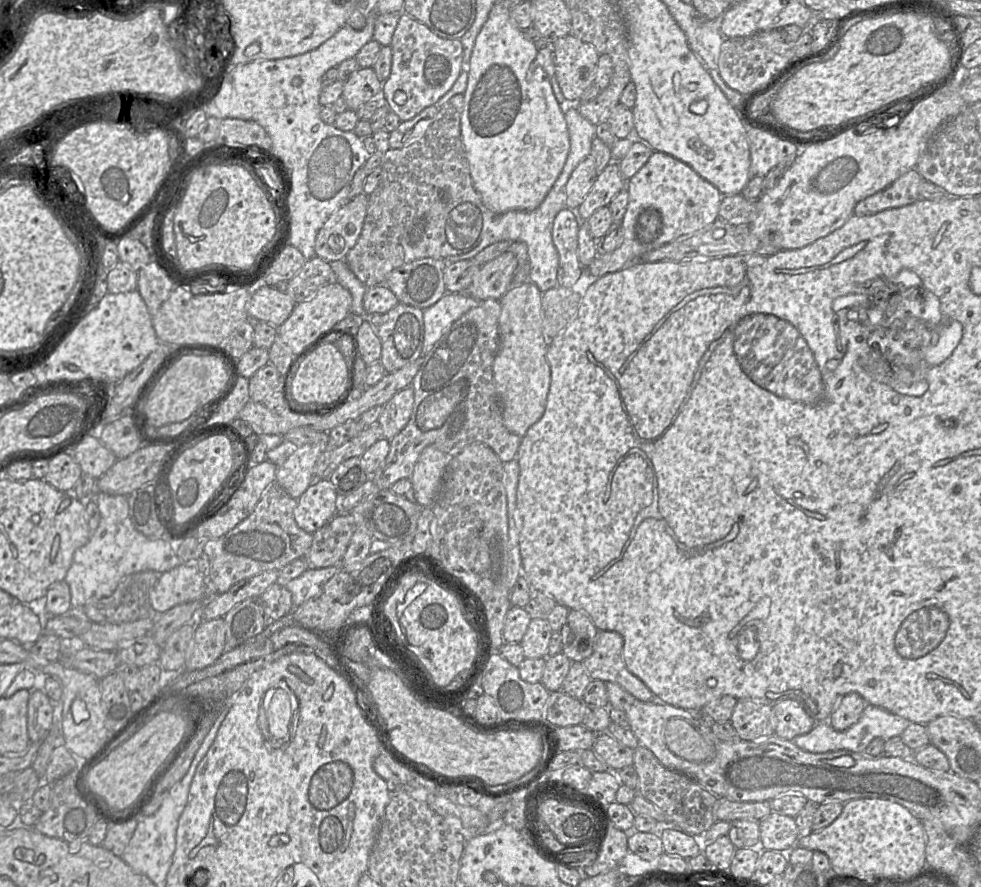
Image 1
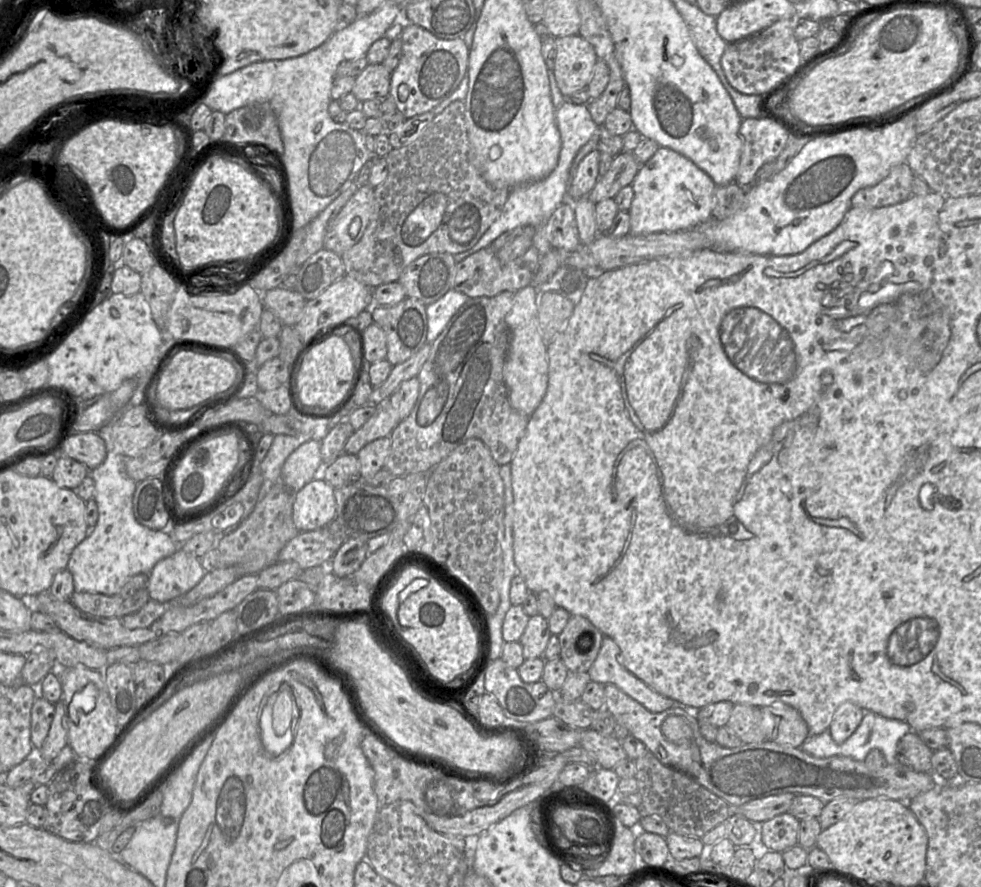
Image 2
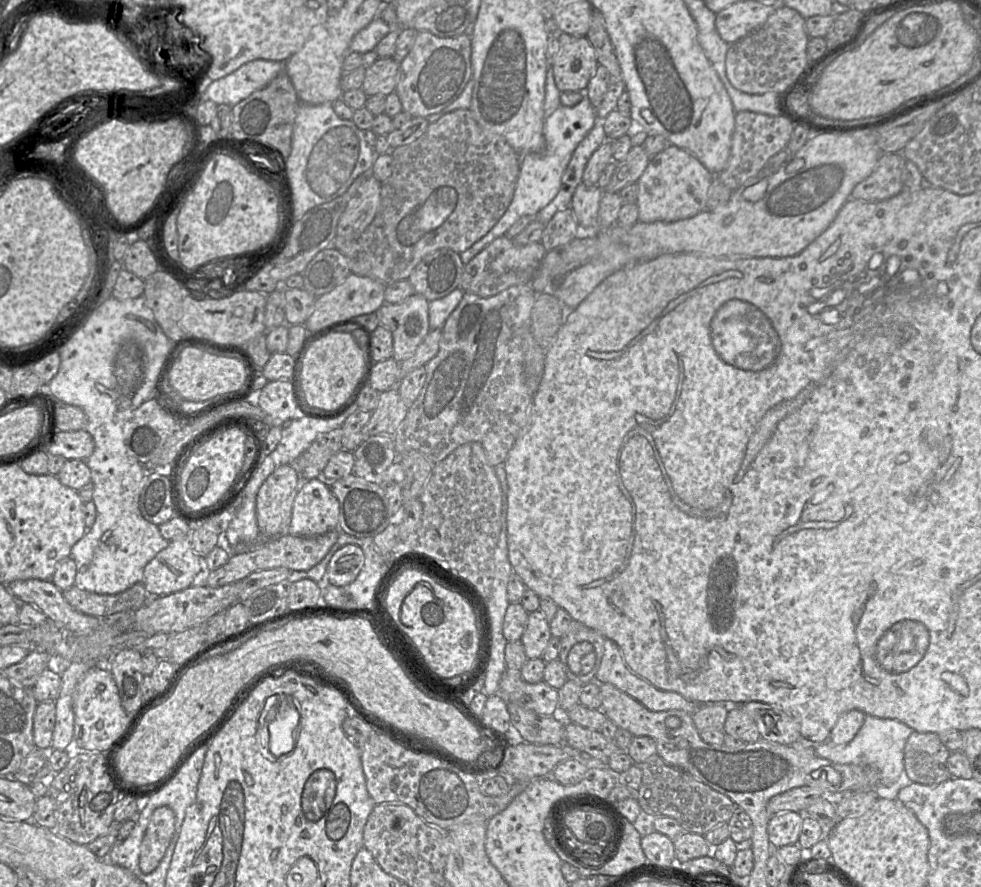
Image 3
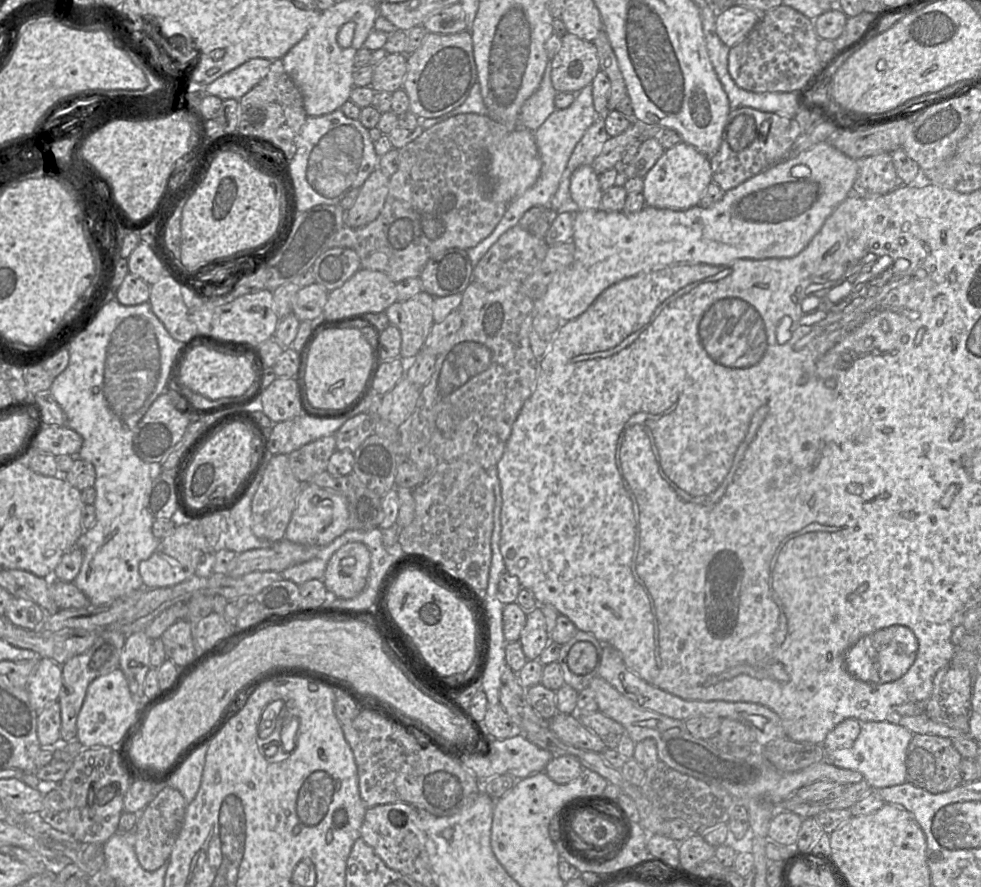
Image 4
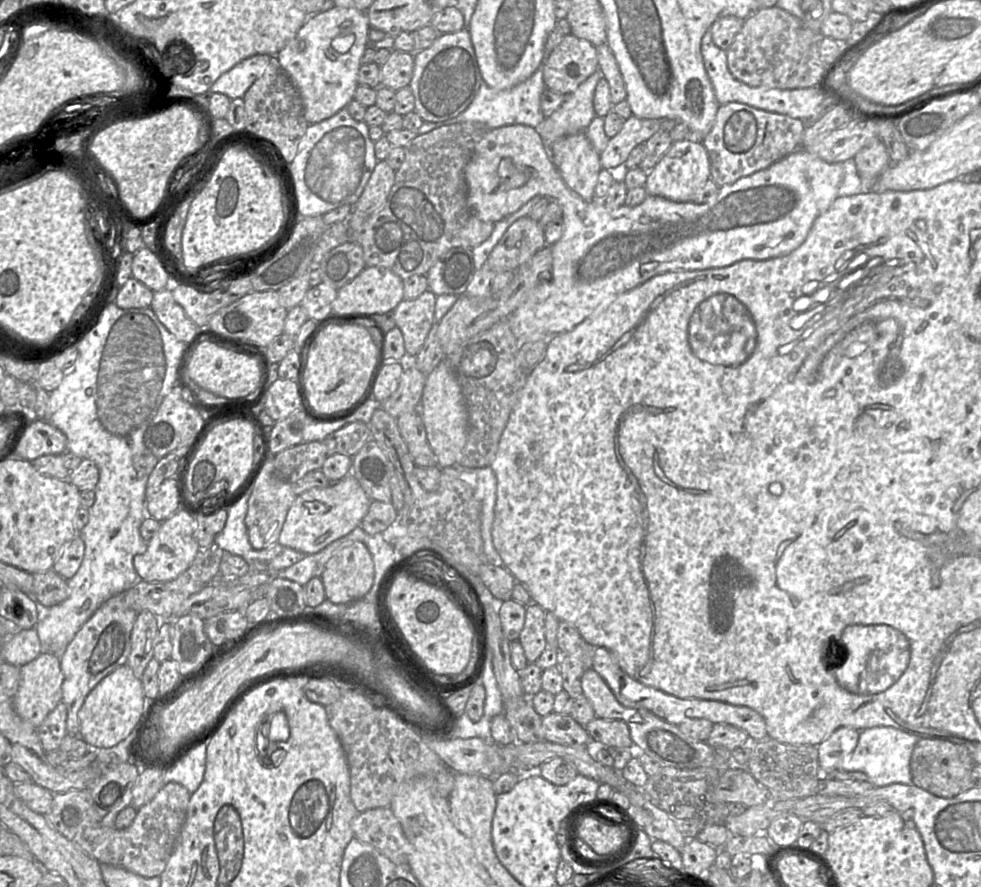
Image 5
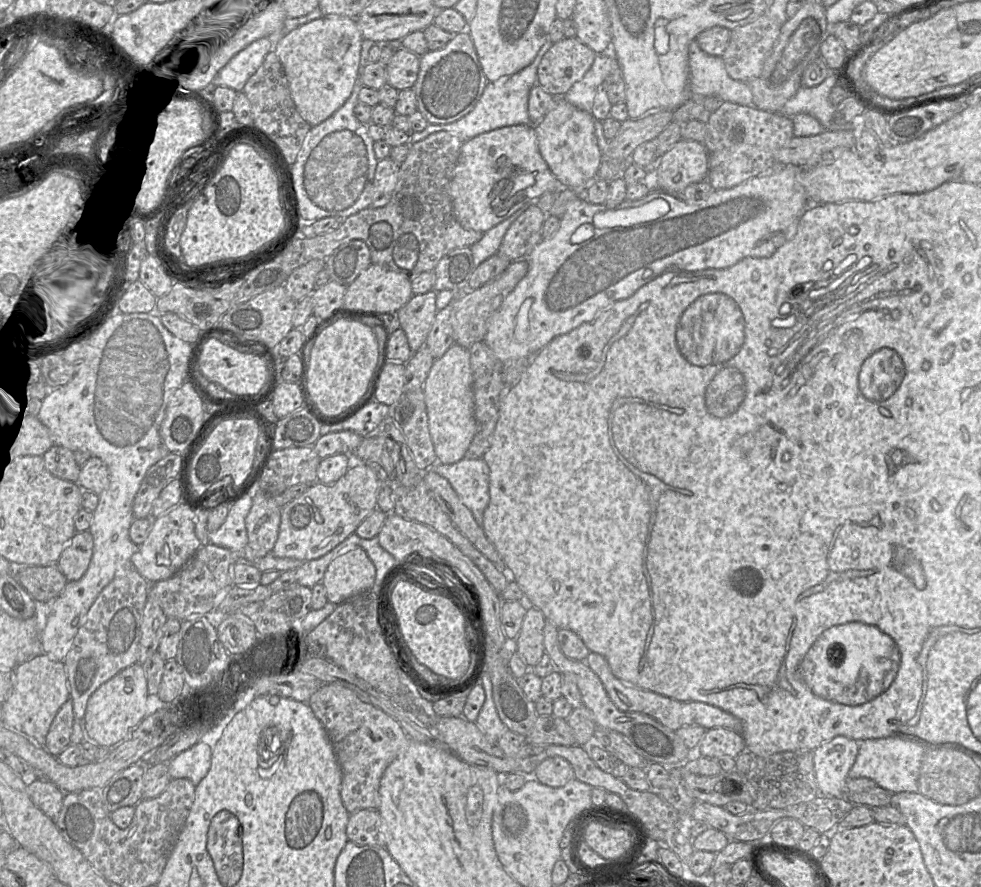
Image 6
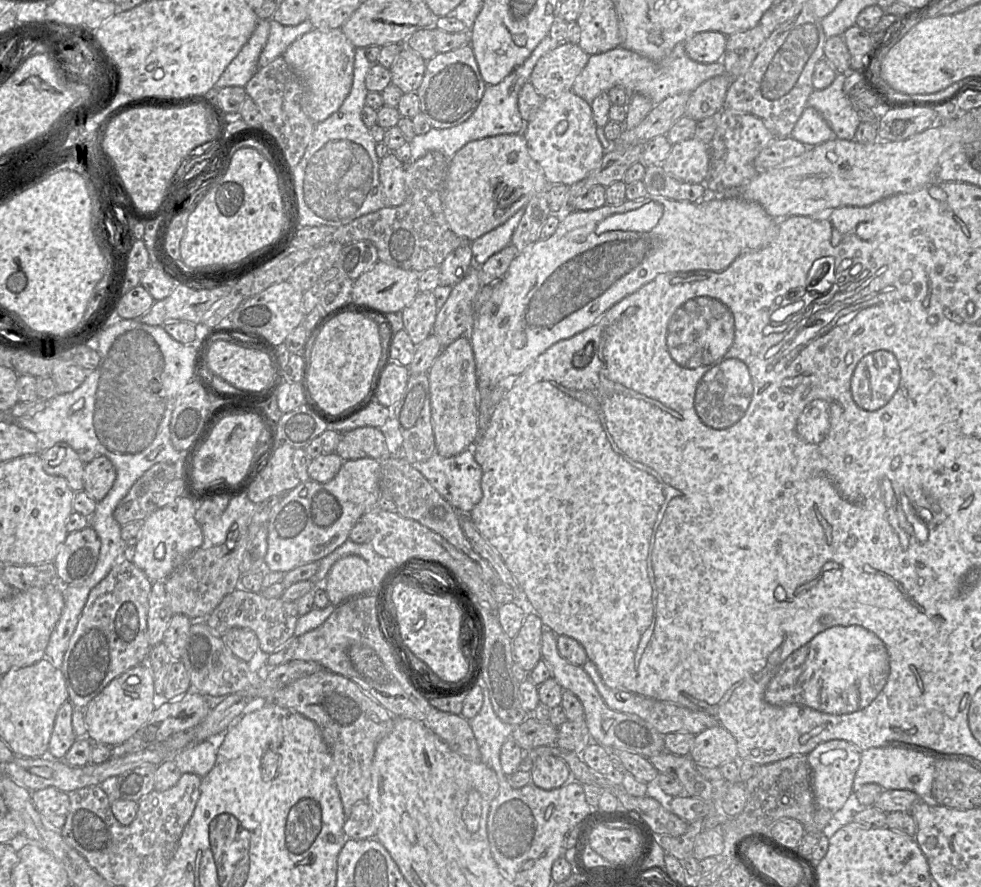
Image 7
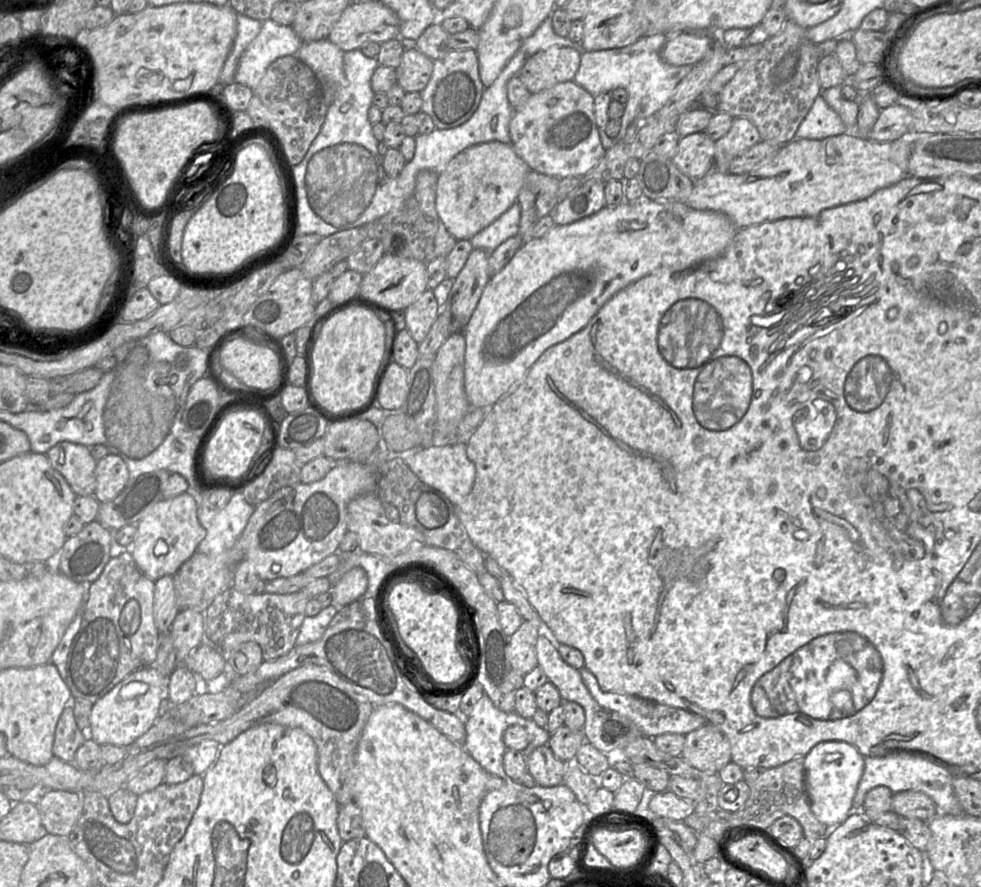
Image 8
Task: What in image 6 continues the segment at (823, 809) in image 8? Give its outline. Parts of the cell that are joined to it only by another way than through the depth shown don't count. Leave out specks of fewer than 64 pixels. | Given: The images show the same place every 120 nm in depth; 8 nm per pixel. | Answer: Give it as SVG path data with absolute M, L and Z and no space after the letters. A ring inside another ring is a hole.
M836 736L813 751L815 779L821 795L845 796L845 783L859 750L859 742Z

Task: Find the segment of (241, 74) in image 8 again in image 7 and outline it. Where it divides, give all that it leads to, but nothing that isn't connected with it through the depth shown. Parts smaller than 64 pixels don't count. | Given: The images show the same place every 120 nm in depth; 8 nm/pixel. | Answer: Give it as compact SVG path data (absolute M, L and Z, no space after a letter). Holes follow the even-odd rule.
M272 18L269 21L269 36L259 56L258 69L267 66L276 58L282 57L294 41L313 29L313 25L308 19L296 26L283 26Z

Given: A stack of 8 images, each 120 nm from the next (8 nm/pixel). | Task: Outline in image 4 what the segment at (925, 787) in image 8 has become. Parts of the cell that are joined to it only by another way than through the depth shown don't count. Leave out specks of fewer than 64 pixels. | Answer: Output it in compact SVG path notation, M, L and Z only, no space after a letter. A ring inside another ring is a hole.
M868 721L862 723L860 733L850 748L825 752L825 761L861 773L872 789L903 784L907 782L906 752L913 735L901 725Z

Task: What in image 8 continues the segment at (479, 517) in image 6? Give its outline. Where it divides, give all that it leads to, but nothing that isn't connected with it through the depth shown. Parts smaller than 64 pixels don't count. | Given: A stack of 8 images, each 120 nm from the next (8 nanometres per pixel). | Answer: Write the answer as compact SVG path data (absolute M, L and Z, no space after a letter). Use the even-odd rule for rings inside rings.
M466 442L445 446L430 445L425 448L412 449L412 451L405 454L396 455L402 456L411 471L423 483L440 491L454 506L461 504L472 490L476 468L467 456Z

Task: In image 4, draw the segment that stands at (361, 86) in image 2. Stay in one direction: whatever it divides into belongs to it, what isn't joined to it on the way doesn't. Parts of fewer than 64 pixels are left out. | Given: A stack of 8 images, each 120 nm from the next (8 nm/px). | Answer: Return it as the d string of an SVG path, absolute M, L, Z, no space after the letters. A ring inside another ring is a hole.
M402 53L387 54L382 61L374 67L370 87L375 92L393 93L402 89L407 71L407 56Z

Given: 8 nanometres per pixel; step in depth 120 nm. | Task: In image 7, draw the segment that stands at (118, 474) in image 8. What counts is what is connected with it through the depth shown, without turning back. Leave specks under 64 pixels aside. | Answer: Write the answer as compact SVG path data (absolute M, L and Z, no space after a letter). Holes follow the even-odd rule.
M99 455L85 465L83 484L84 491L96 502L100 502L112 489L116 480L113 463L104 455Z

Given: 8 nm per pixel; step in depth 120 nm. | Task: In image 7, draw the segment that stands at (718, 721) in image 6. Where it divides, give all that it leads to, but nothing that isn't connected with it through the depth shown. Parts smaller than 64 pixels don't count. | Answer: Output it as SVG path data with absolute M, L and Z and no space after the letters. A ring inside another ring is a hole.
M588 659L582 665L582 668L589 675L604 702L610 709L617 712L635 714L652 725L662 735L672 732L689 732L697 735L708 728L719 725L718 720L706 712L692 710L680 704L655 700L625 690L609 688L602 681L595 664Z

